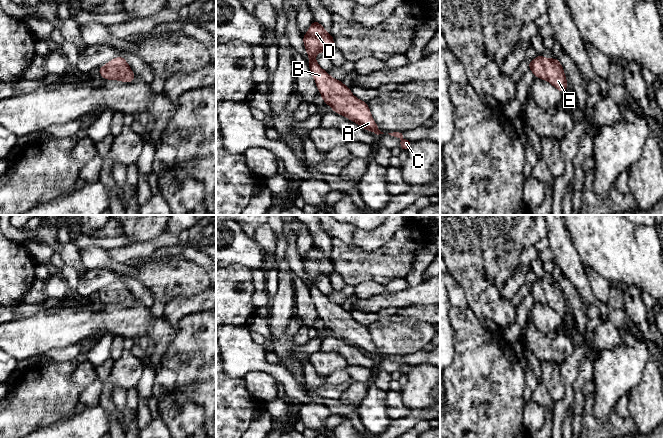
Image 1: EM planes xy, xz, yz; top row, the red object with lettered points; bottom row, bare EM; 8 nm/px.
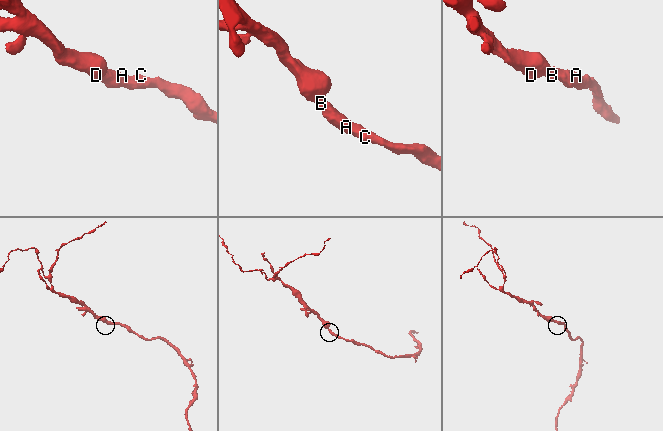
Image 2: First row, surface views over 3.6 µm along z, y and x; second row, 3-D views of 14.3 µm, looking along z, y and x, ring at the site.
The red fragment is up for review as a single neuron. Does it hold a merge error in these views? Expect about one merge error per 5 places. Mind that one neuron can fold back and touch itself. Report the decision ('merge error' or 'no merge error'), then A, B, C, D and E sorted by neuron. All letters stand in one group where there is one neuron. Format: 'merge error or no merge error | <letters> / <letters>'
no merge error | A B C D E

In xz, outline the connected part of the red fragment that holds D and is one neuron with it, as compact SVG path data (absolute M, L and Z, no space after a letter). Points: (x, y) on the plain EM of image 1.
M314 244L308 256L302 262L309 281L310 296L322 324L335 337L345 340L364 353L377 359L384 358L375 347L368 328L355 321L350 311L345 310L341 304L331 301L317 287L315 281L319 276L329 276L334 271L334 263L331 257L327 257L325 252Z

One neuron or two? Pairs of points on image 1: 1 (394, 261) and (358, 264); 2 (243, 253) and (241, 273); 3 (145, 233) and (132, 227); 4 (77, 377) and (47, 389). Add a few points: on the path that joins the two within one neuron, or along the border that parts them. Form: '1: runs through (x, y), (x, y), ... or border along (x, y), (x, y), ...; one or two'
1: runs through (385, 264), (367, 264); one
2: border along (226, 266), (244, 265), (252, 269); two
3: runs through (142, 230), (139, 227), (135, 227); one
4: border along (79, 362), (70, 380), (83, 388); two

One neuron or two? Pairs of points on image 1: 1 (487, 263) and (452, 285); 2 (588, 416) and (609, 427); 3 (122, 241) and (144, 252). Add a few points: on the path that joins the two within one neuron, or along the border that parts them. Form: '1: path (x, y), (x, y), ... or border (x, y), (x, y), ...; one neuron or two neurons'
1: border (450, 273), (463, 288), (466, 303); two neurons
2: path (593, 421), (599, 427), (604, 427); one neuron
3: border (137, 241), (126, 246), (107, 250); two neurons

